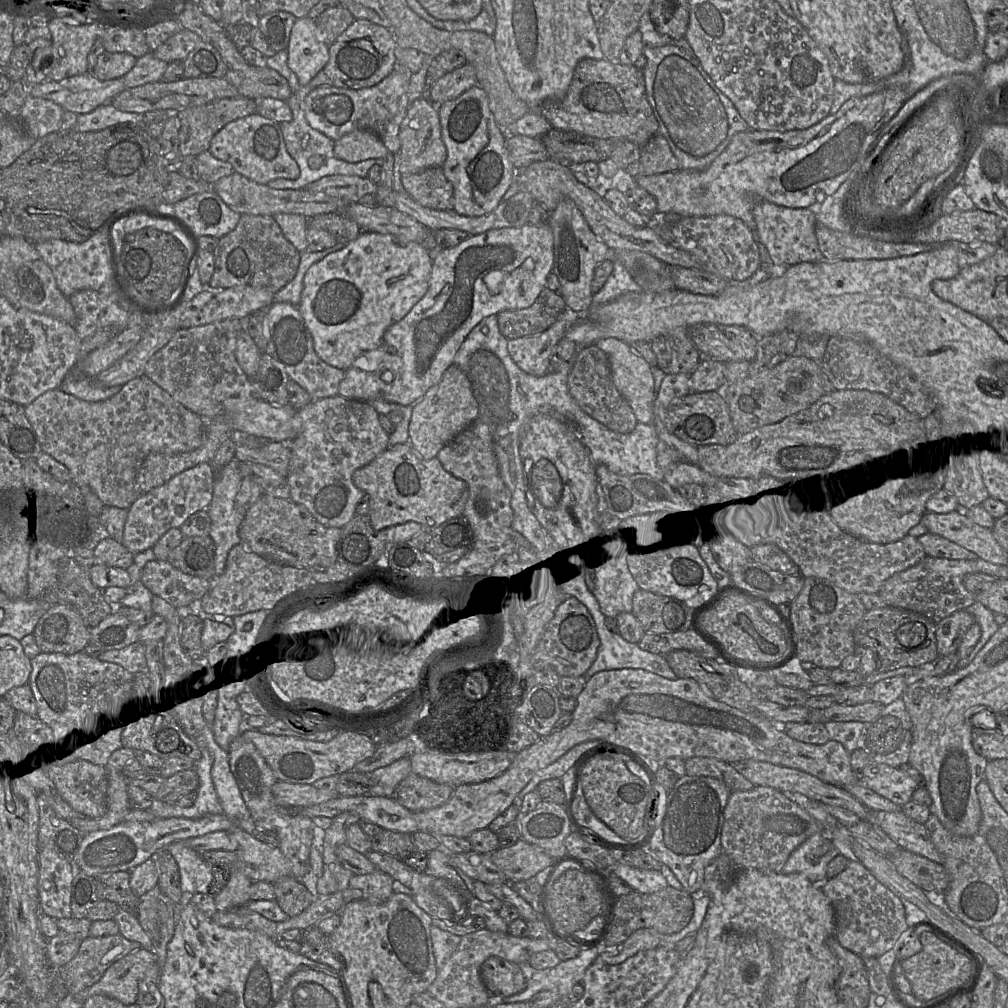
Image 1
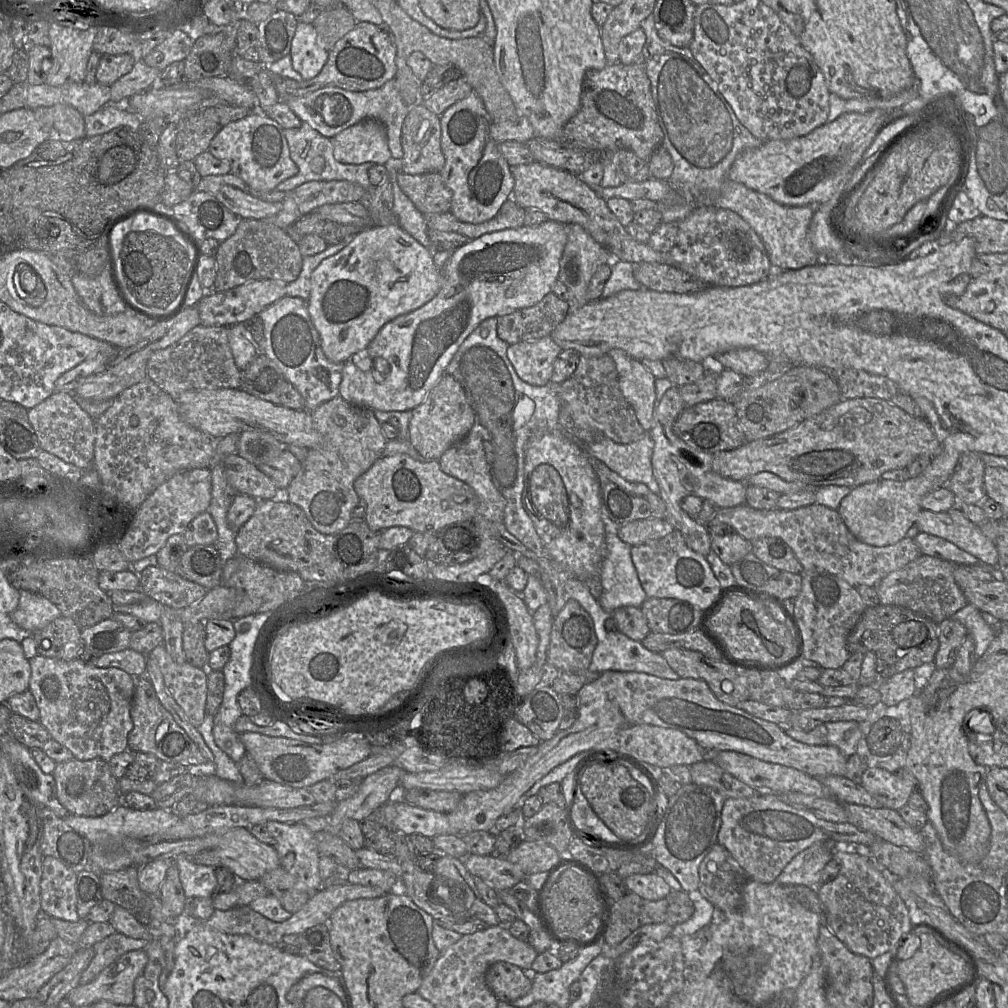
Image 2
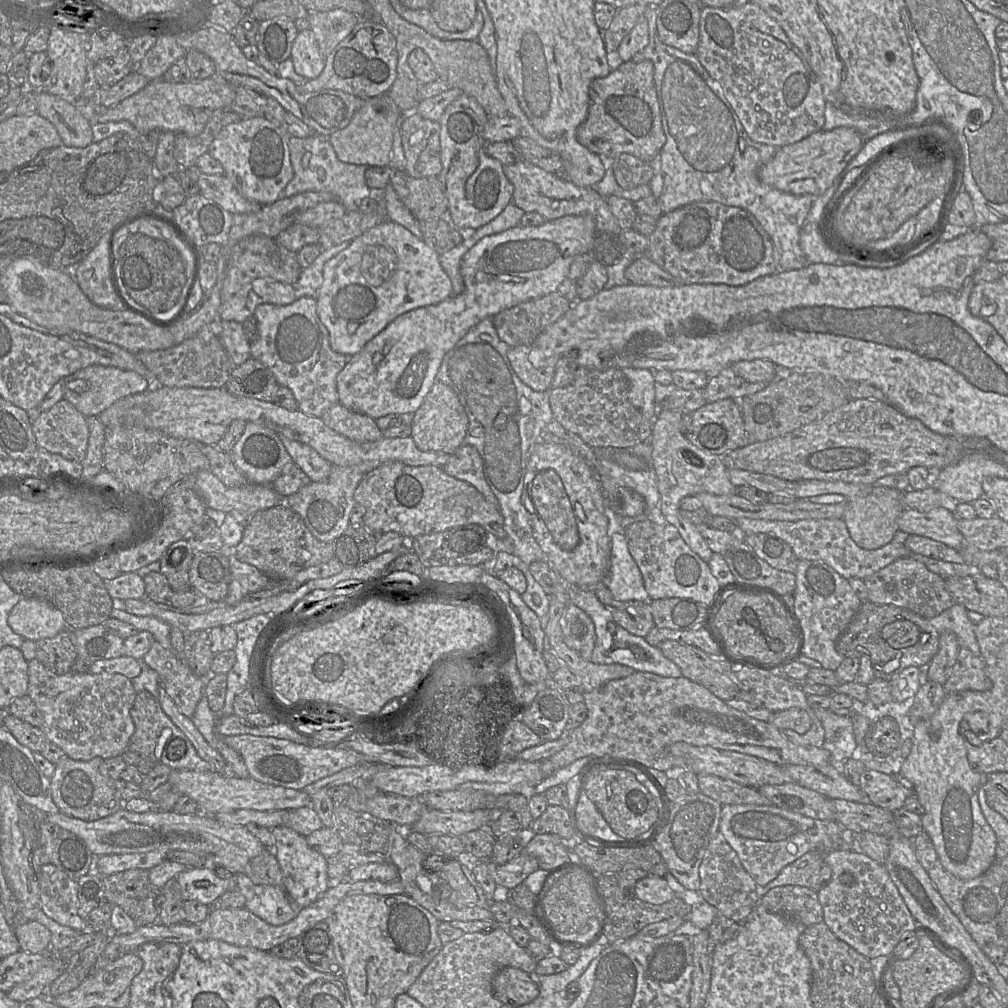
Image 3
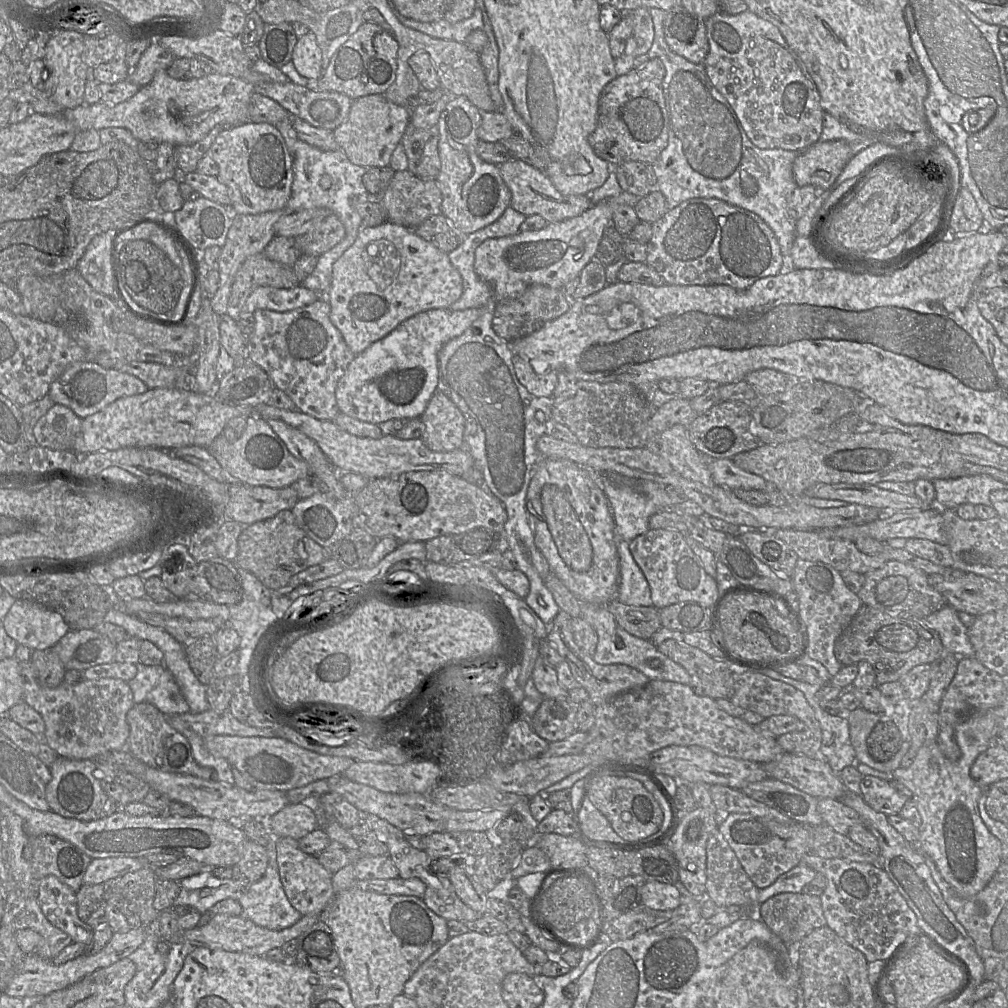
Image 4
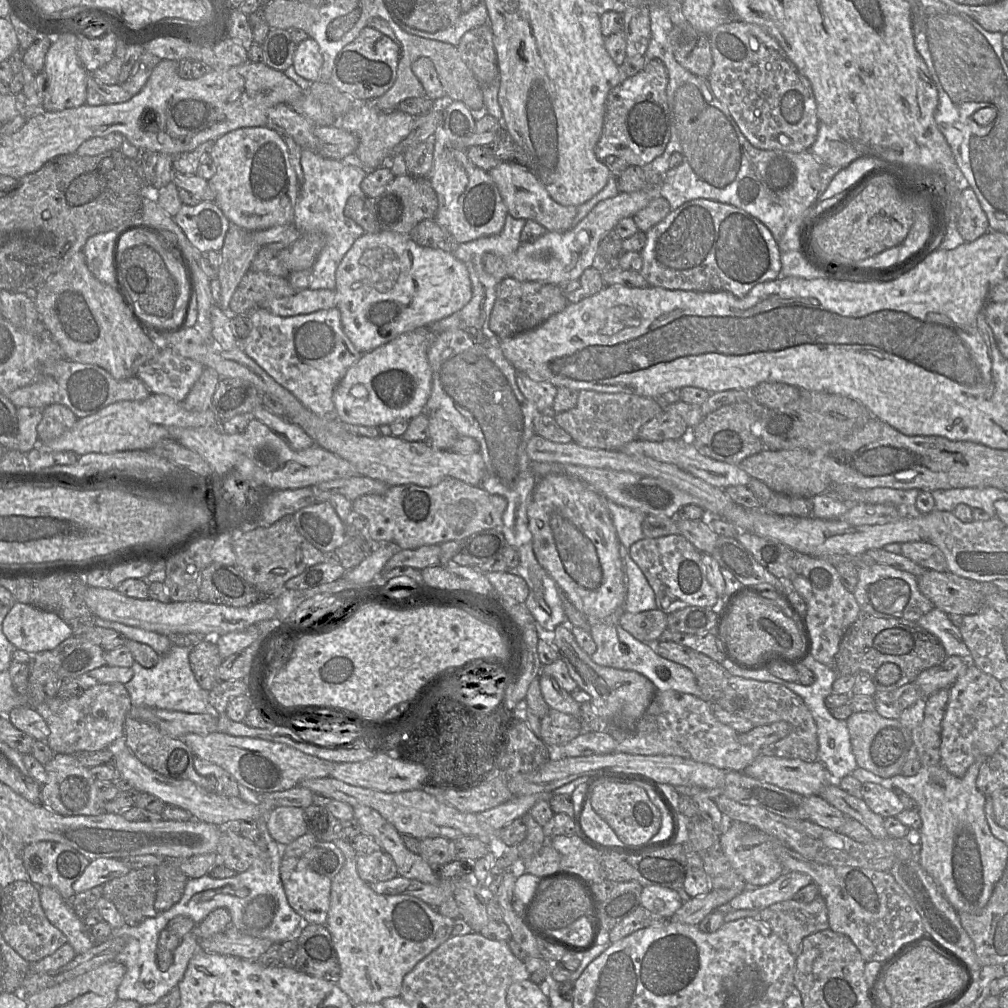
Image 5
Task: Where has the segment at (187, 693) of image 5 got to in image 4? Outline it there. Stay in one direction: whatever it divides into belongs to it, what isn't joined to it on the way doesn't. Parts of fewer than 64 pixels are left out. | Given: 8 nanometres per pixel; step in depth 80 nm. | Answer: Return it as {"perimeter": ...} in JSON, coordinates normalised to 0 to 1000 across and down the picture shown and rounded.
{"perimeter":[[[135,659],[136,669],[127,676],[133,697],[146,696],[165,710],[188,706],[170,667],[163,660]]]}

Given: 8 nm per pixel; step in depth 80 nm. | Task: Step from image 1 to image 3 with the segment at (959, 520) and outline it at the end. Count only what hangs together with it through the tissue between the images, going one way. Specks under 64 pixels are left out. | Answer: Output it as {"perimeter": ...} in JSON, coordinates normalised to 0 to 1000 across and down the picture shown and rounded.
{"perimeter":[[[938,503],[920,508],[898,505],[890,516],[891,527],[934,538],[948,547],[955,542],[955,532],[950,526],[947,510]]]}

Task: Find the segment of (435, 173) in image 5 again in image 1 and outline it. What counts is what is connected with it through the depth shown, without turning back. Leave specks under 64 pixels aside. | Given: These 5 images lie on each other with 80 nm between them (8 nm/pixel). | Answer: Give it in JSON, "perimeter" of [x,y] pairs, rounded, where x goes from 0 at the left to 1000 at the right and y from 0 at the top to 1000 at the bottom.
{"perimeter":[[[474,84],[458,92],[452,98],[435,104],[438,137],[443,149],[438,165],[439,172],[449,185],[449,208],[459,214],[473,215],[486,211],[497,200],[510,181],[512,169],[502,146],[502,133],[491,121],[482,91]]]}

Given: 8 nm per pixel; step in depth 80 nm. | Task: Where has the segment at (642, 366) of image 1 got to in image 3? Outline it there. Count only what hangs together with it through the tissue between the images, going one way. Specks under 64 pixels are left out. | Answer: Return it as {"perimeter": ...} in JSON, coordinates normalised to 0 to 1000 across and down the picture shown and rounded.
{"perimeter":[[[616,366],[624,380],[623,395],[637,412],[648,420],[653,407],[650,399],[650,375],[644,366]]]}

